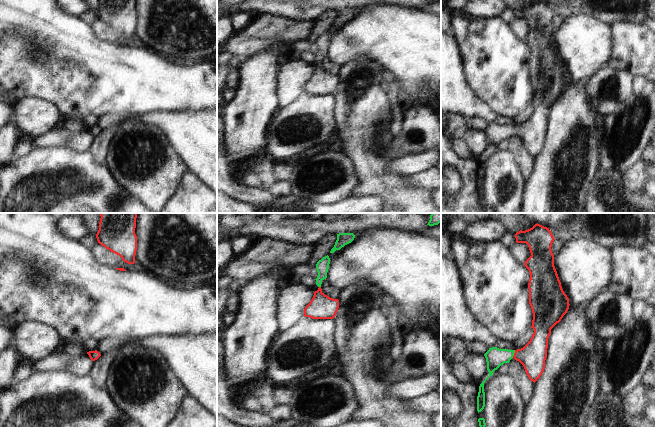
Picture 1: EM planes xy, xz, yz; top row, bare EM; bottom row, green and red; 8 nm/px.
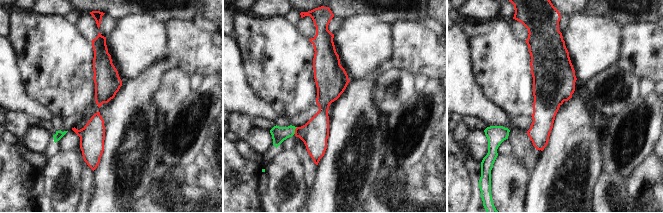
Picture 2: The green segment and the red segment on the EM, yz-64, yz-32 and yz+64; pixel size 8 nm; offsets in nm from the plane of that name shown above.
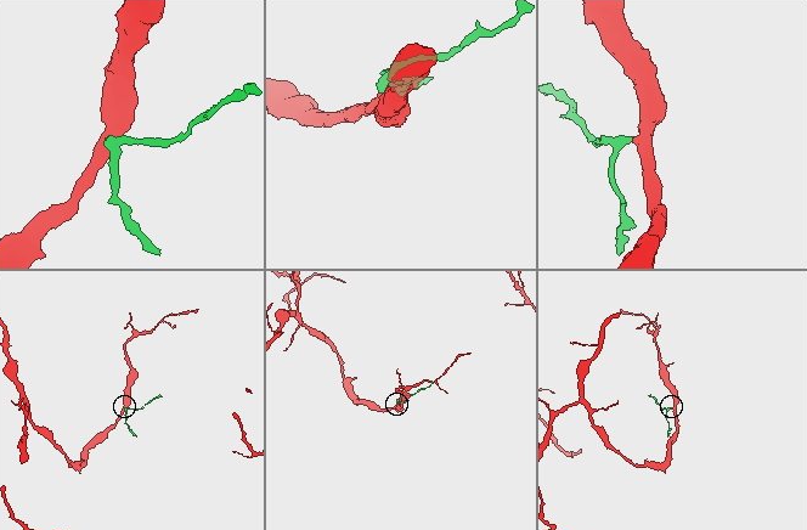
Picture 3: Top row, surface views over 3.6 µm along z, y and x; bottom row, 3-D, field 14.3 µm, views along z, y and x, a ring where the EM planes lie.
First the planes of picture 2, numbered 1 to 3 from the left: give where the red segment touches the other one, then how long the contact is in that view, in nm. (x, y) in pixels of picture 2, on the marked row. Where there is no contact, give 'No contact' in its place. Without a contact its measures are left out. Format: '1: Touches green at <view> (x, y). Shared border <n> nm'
1: No contact
2: Touches green at yz-32 (294, 130). Shared border 60 nm
3: No contact

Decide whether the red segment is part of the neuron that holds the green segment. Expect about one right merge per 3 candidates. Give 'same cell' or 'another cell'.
same cell

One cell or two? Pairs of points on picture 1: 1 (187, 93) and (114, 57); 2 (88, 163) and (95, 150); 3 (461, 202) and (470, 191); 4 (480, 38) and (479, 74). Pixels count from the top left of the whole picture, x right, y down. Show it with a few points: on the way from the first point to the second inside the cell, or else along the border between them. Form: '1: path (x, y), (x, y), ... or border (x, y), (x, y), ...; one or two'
1: path (169, 84), (139, 81), (132, 75); one
2: border (88, 151), (98, 161), (104, 163); two
3: path (464, 199), (469, 194); one
4: path (480, 47), (480, 65); one

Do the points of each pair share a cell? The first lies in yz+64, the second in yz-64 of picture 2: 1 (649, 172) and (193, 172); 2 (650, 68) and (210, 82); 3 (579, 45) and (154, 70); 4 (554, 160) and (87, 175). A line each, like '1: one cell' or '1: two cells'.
1: one cell
2: two cells
3: two cells
4: two cells

